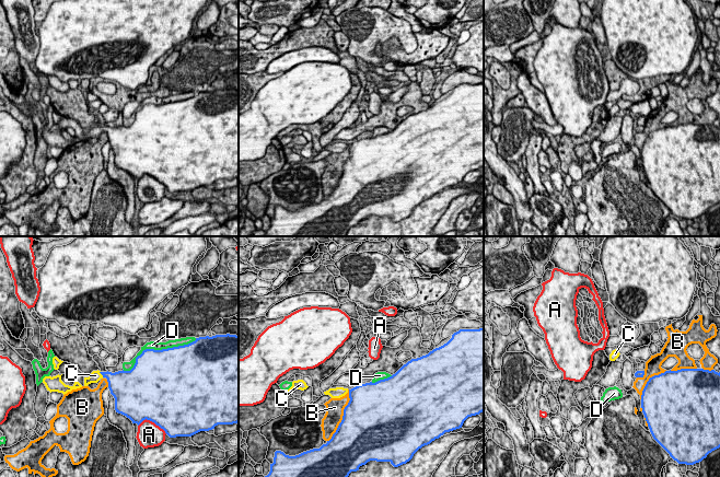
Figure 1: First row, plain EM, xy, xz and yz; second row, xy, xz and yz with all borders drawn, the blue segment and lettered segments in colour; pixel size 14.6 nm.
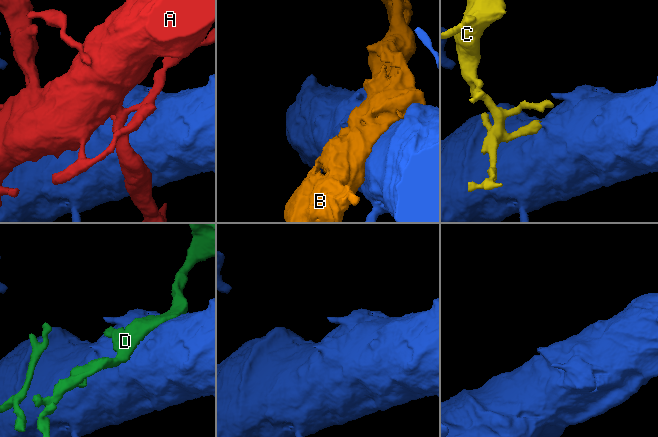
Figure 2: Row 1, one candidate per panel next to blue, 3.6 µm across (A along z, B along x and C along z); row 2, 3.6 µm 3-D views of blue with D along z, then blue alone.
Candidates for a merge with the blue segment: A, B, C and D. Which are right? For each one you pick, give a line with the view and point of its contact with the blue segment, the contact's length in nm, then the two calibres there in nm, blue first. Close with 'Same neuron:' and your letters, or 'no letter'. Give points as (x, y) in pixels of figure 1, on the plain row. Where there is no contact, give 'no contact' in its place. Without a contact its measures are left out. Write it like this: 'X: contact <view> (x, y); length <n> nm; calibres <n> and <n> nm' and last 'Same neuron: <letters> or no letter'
C: contact xy (101, 128); length 110 nm; calibres 240 and 160 nm
Same neuron: C

